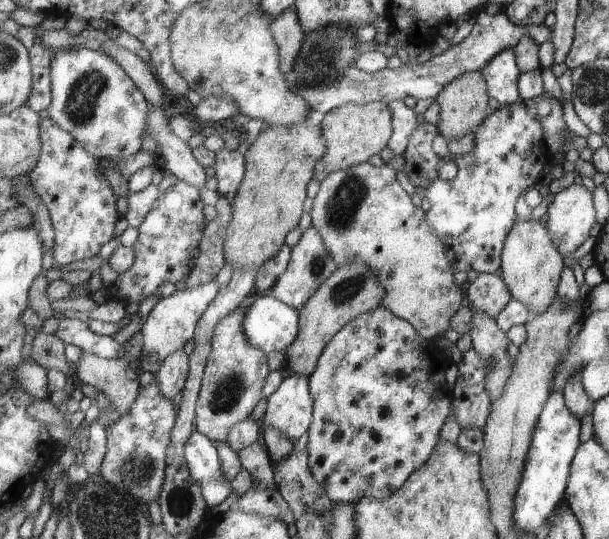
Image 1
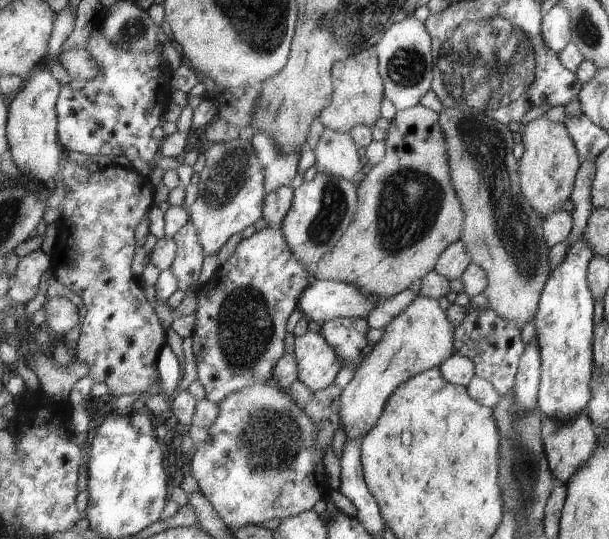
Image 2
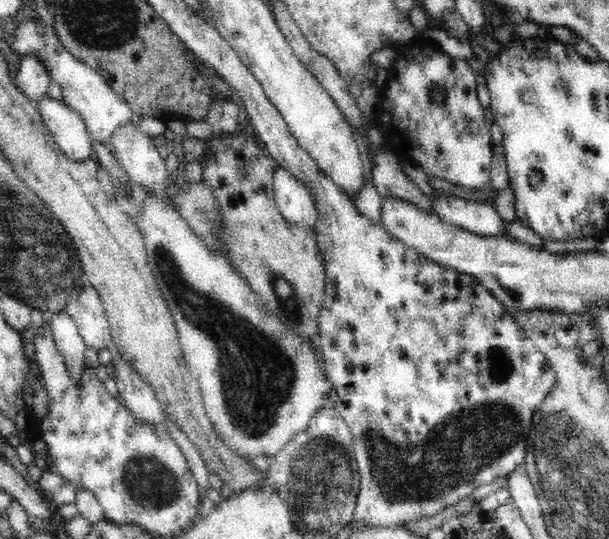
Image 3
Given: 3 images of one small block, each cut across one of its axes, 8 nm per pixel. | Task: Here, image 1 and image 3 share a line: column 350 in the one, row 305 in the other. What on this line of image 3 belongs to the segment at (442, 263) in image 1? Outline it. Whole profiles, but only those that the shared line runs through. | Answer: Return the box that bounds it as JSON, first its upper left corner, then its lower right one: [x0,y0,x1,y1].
[135,192,334,458]

